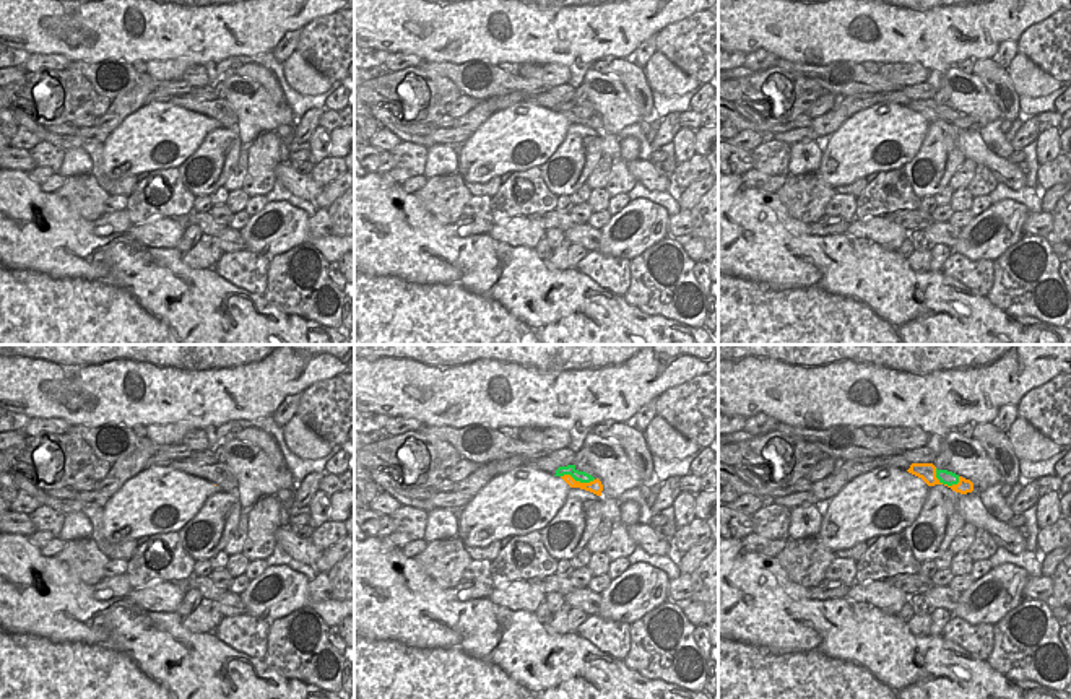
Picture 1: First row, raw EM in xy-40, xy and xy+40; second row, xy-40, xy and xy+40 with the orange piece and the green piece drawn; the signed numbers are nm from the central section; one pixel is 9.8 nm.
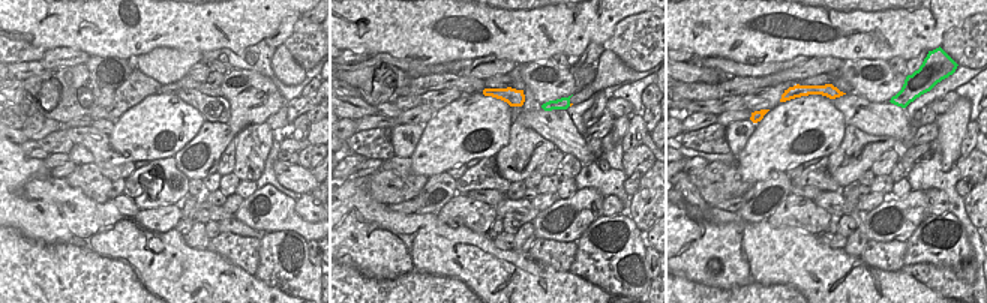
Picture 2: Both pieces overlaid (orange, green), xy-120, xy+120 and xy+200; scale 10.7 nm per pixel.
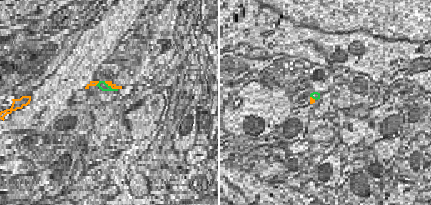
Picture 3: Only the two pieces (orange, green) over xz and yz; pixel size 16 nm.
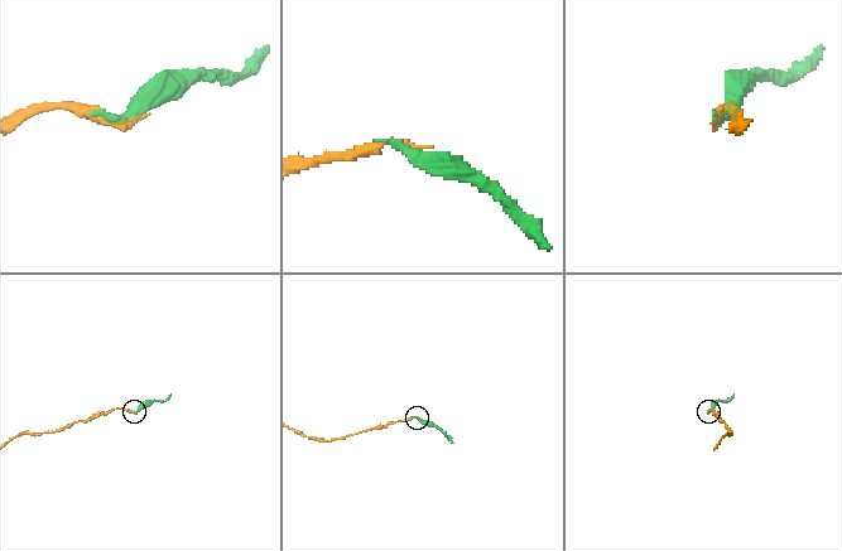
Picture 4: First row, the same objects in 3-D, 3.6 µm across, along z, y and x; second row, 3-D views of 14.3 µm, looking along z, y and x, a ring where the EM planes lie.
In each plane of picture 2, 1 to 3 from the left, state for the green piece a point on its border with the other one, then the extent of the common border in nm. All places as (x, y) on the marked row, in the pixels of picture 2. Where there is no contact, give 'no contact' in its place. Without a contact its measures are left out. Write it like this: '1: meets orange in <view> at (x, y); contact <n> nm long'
1: no contact
2: no contact
3: no contact

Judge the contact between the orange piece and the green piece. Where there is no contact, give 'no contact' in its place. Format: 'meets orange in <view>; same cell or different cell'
meets orange in xy+40; same cell

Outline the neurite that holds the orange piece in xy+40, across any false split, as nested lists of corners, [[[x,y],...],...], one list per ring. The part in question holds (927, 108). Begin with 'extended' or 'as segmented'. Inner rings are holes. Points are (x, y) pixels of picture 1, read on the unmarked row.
extended; [[[912,99],[907,107],[921,114],[928,122],[944,120],[960,130],[973,127],[973,119],[970,115],[947,106],[938,106],[933,99]]]

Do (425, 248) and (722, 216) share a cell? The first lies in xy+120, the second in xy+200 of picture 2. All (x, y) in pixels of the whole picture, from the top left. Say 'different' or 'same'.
different

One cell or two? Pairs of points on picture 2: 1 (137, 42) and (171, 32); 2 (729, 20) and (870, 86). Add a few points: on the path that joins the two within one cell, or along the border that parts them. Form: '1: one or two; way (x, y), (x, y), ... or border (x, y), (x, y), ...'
1: one; way (146, 33), (162, 32)
2: two; border (843, 59), (879, 60)

